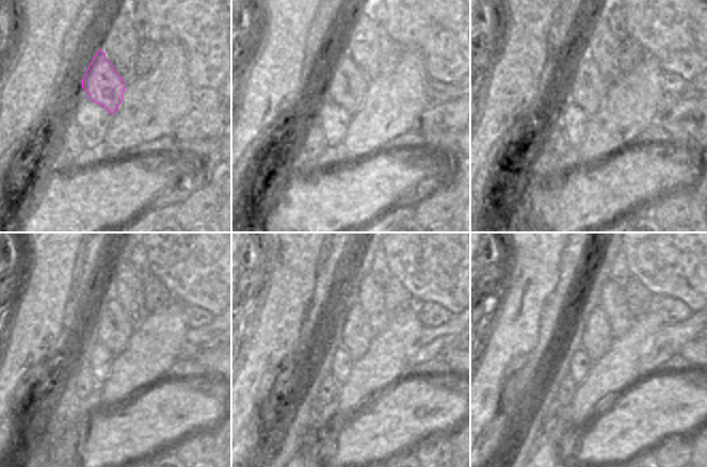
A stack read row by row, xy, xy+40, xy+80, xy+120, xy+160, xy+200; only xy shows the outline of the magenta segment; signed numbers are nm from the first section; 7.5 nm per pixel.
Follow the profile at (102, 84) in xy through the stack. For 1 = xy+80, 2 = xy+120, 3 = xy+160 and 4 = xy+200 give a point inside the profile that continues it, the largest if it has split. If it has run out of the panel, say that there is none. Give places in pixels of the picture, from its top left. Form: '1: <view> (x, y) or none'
1: xy+80 (587, 89)
2: xy+120 (111, 327)
3: xy+160 (357, 334)
4: xy+200 (597, 339)

